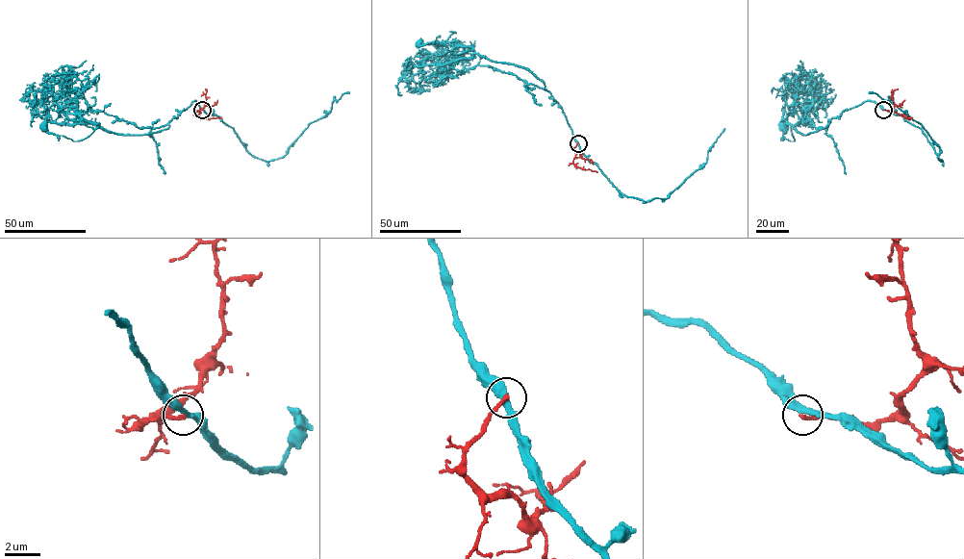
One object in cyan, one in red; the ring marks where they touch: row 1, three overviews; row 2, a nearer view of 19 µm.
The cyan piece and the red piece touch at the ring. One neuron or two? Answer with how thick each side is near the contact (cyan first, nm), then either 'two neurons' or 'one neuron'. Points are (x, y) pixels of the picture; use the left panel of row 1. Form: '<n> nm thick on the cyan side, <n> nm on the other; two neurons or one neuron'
400 nm thick on the cyan side, 240 nm on the other; two neurons

